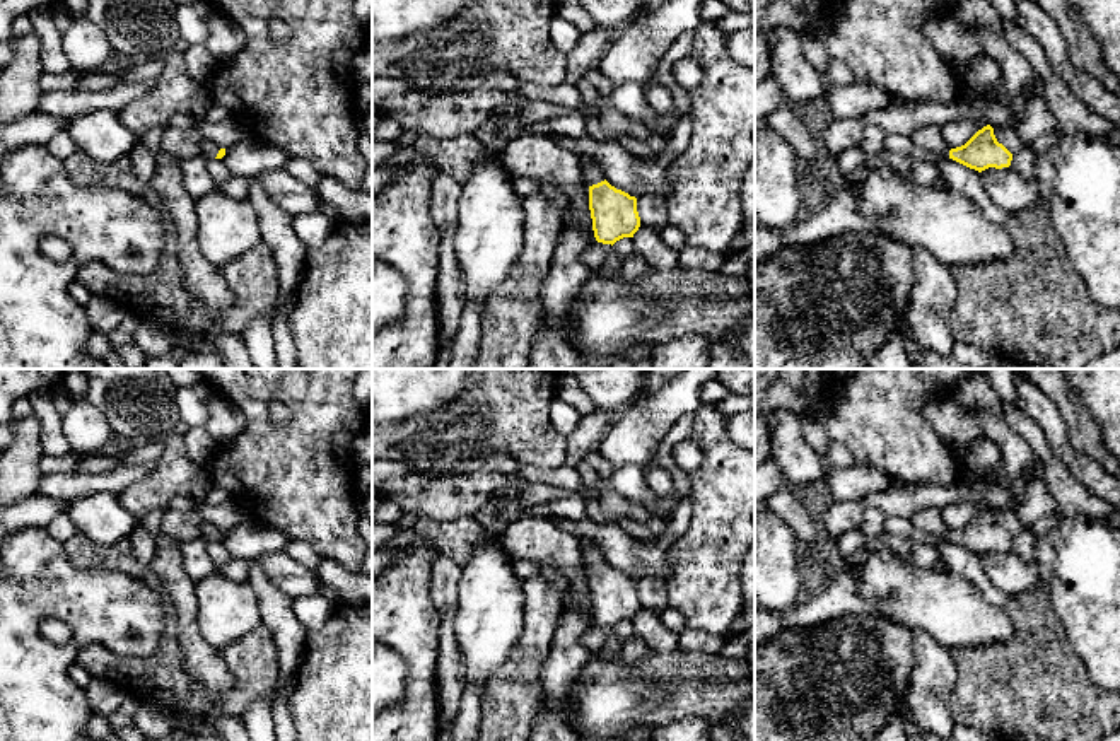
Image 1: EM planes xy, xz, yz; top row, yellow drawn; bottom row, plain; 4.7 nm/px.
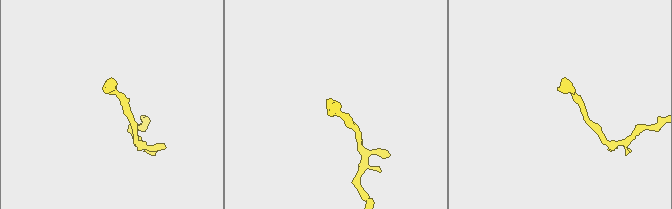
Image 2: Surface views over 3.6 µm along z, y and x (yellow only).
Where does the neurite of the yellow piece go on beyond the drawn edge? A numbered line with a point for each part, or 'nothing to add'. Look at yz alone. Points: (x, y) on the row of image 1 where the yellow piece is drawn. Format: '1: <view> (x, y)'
1: yz (929, 137)

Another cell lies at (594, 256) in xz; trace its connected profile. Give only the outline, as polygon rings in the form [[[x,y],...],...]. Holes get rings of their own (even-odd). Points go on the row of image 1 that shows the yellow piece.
[[[591,244],[580,253],[580,260],[592,270],[599,270],[606,261],[606,249],[599,244]]]

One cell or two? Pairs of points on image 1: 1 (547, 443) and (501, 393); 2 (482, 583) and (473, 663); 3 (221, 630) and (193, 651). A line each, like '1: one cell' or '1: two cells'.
1: one cell
2: one cell
3: two cells

